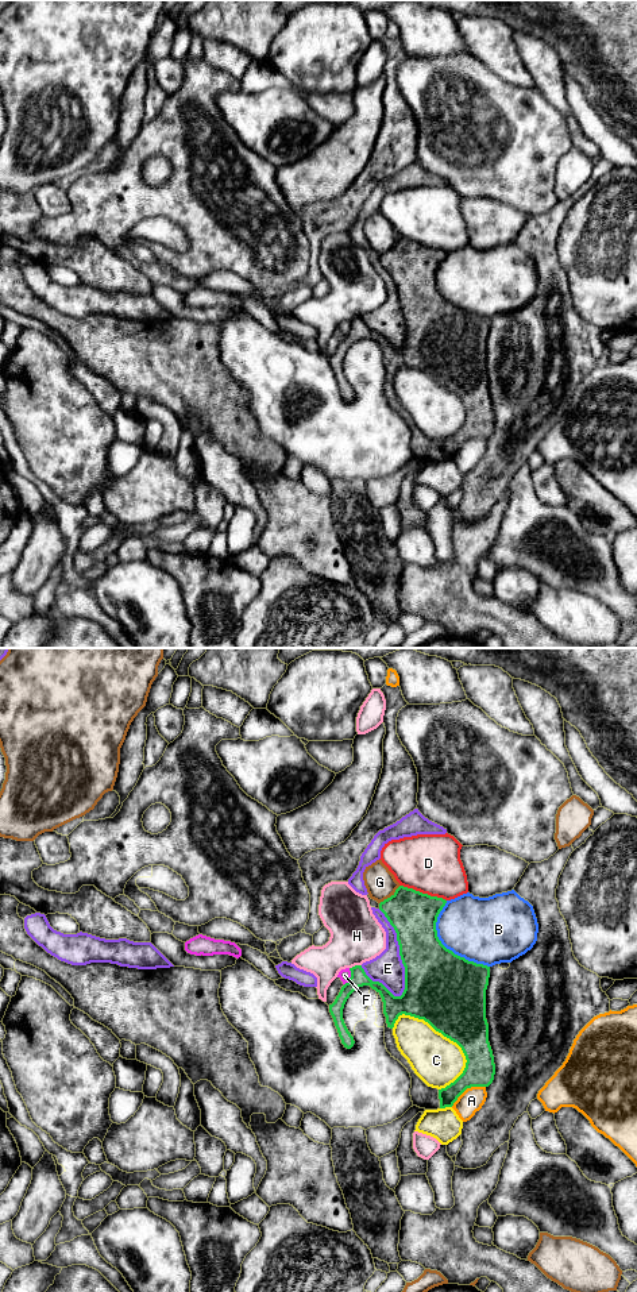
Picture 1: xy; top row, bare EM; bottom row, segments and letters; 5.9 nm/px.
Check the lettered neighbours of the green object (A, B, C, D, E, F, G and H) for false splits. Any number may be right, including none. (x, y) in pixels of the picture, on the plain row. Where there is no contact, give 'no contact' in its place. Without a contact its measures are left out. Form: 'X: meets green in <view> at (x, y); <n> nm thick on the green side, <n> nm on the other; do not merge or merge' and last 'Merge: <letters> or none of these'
A: meets green in xy at (467, 439); 180 nm thick on the green side, 140 nm on the other; do not merge
B: meets green in xy at (443, 297); 440 nm thick on the green side, 380 nm on the other; do not merge
C: meets green in xy at (439, 384); 440 nm thick on the green side, 300 nm on the other; do not merge
D: meets green in xy at (421, 245); 280 nm thick on the green side, 360 nm on the other; do not merge
E: meets green in xy at (400, 305); 360 nm thick on the green side, 190 nm on the other; do not merge
F: meets green in xy at (351, 328); 100 nm thick on the green side, 70 nm on the other; do not merge
G: meets green in xy at (390, 249); 280 nm thick on the green side, 180 nm on the other; do not merge
H: meets green in xy at (355, 317); 100 nm thick on the green side, 320 nm on the other; do not merge
Merge: none of these

